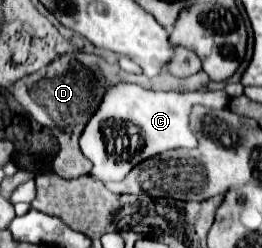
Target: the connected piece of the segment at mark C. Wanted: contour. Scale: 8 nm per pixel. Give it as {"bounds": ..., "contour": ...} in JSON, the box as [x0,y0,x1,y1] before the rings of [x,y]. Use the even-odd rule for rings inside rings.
{"bounds":[81,83,230,183],"contour":[[[119,83],[119,85],[115,85],[115,87],[111,87],[109,91],[107,91],[107,95],[103,97],[103,103],[99,105],[99,109],[97,109],[97,113],[91,117],[91,121],[87,123],[87,127],[85,127],[85,131],[83,131],[83,135],[81,135],[81,151],[83,151],[83,155],[93,163],[93,169],[91,169],[91,177],[95,179],[95,181],[101,181],[101,183],[109,183],[109,181],[123,181],[125,177],[127,177],[127,173],[131,171],[131,167],[133,165],[139,165],[141,161],[145,161],[146,159],[159,155],[159,153],[170,150],[170,149],[177,149],[180,147],[185,147],[191,149],[191,147],[195,147],[195,137],[193,137],[193,131],[191,131],[191,127],[189,127],[189,113],[191,113],[191,107],[195,104],[202,104],[207,107],[211,107],[213,109],[222,109],[227,107],[230,103],[230,97],[227,96],[227,93],[224,90],[219,91],[197,91],[197,92],[190,92],[187,95],[181,95],[181,93],[173,93],[173,91],[147,91],[147,89],[141,89],[139,85],[129,85],[129,83]],[[127,123],[133,123],[135,127],[139,127],[139,133],[145,137],[145,145],[143,145],[143,149],[141,151],[137,151],[137,149],[129,149],[127,145],[125,145],[125,125]]]}

